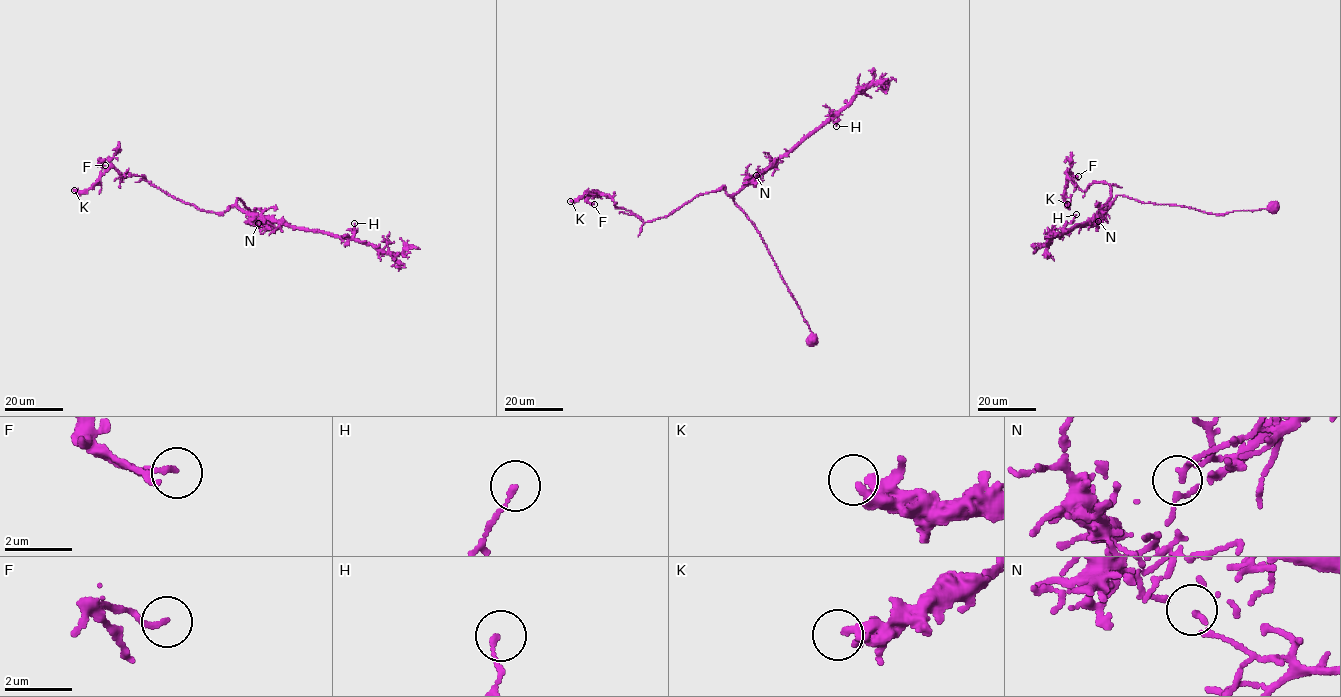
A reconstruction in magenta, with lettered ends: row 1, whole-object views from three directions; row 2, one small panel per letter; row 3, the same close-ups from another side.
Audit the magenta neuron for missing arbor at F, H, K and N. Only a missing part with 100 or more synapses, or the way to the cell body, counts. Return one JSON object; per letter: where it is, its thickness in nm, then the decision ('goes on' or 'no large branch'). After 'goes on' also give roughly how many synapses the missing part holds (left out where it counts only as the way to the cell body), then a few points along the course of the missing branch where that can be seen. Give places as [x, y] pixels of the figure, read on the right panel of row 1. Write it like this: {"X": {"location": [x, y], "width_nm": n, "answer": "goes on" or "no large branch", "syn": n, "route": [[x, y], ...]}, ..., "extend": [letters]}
{"F": {"location": [1078, 176], "width_nm": 150, "answer": "no large branch"}, "H": {"location": [1076, 214], "width_nm": 130, "answer": "no large branch"}, "K": {"location": [1067, 204], "width_nm": 280, "answer": "no large branch"}, "N": {"location": [1098, 221], "width_nm": 150, "answer": "no large branch"}, "extend": []}

